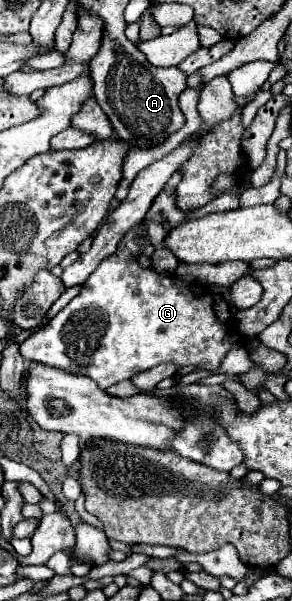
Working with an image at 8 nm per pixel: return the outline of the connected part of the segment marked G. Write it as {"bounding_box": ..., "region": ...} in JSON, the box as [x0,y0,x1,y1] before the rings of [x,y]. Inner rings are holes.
{"bounding_box":[20,225,264,389],"region":[[[136,225],[122,243],[116,253],[106,257],[96,271],[82,285],[80,295],[76,295],[48,325],[36,335],[28,337],[20,345],[20,353],[24,359],[40,361],[44,365],[52,365],[54,369],[68,369],[68,373],[84,373],[84,377],[92,377],[100,389],[108,389],[110,385],[130,379],[136,373],[142,373],[160,363],[174,363],[176,367],[192,365],[198,371],[218,371],[226,353],[234,347],[242,347],[252,353],[254,347],[264,345],[258,337],[246,339],[234,327],[230,329],[226,323],[218,321],[218,313],[214,311],[214,297],[208,297],[208,289],[200,289],[198,285],[188,285],[184,281],[170,279],[168,275],[160,275],[152,269],[142,269],[136,263],[136,255],[140,253],[140,245],[134,241],[138,235],[146,235],[144,225]],[[228,335],[238,335],[238,341],[228,341]]]}

